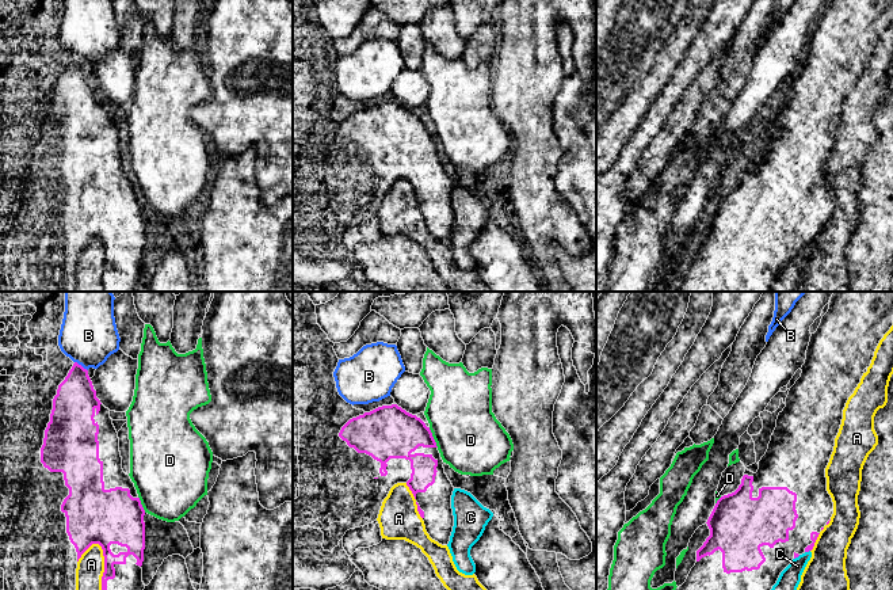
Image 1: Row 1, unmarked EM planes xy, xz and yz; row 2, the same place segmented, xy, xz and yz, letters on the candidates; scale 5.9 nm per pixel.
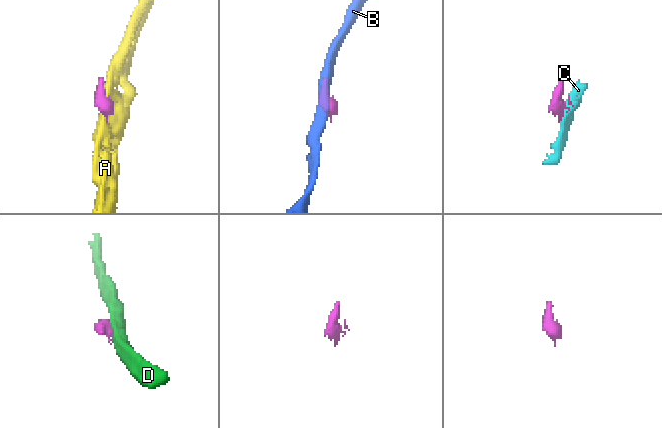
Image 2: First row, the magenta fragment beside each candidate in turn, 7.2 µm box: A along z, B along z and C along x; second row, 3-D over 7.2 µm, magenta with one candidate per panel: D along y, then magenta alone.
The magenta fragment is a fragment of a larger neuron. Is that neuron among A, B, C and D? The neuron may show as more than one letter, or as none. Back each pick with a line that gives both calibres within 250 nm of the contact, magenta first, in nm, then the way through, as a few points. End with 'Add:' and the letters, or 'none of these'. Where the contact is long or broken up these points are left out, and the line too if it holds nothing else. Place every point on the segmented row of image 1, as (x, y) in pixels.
Add: none of these

